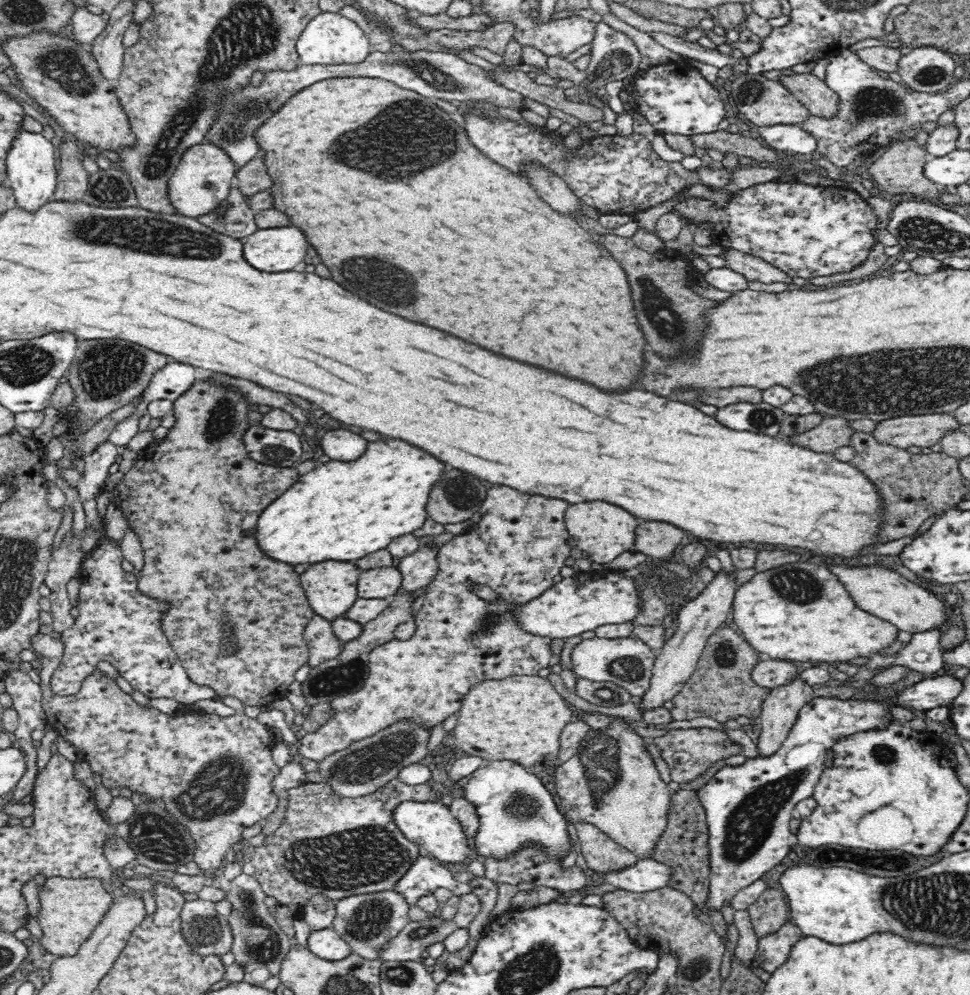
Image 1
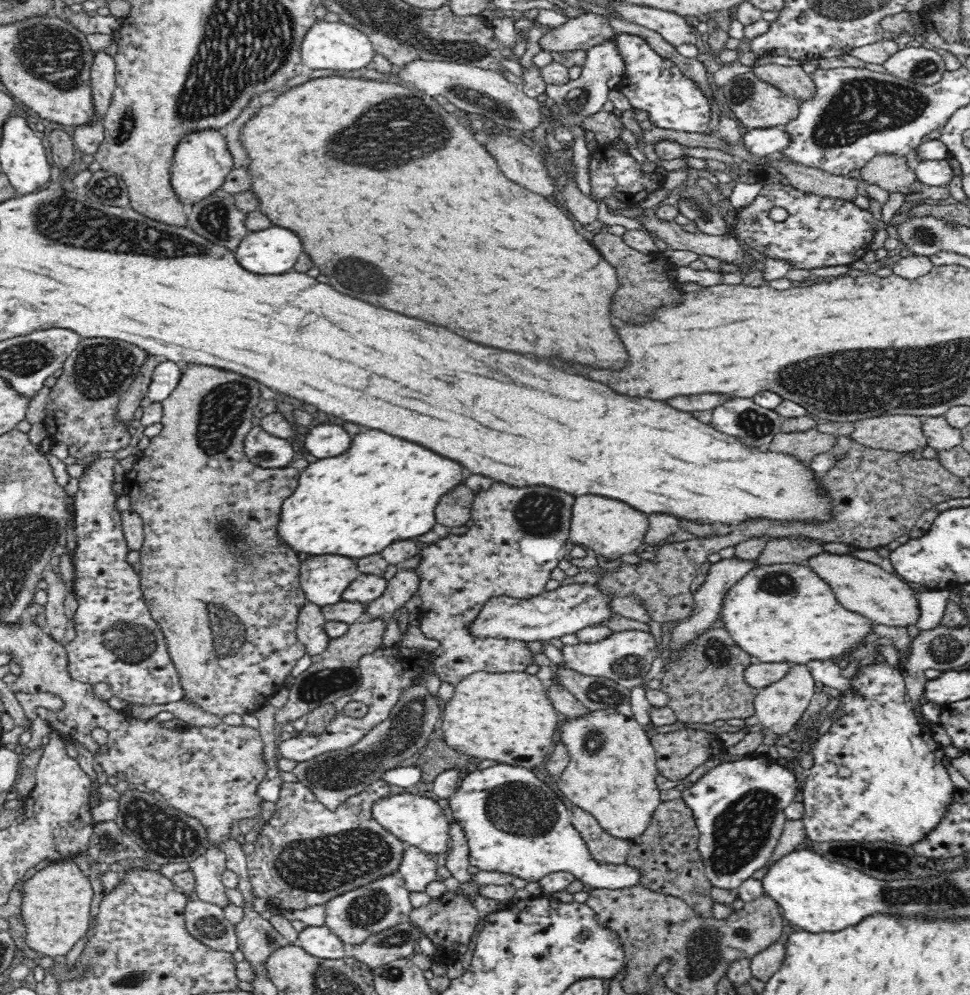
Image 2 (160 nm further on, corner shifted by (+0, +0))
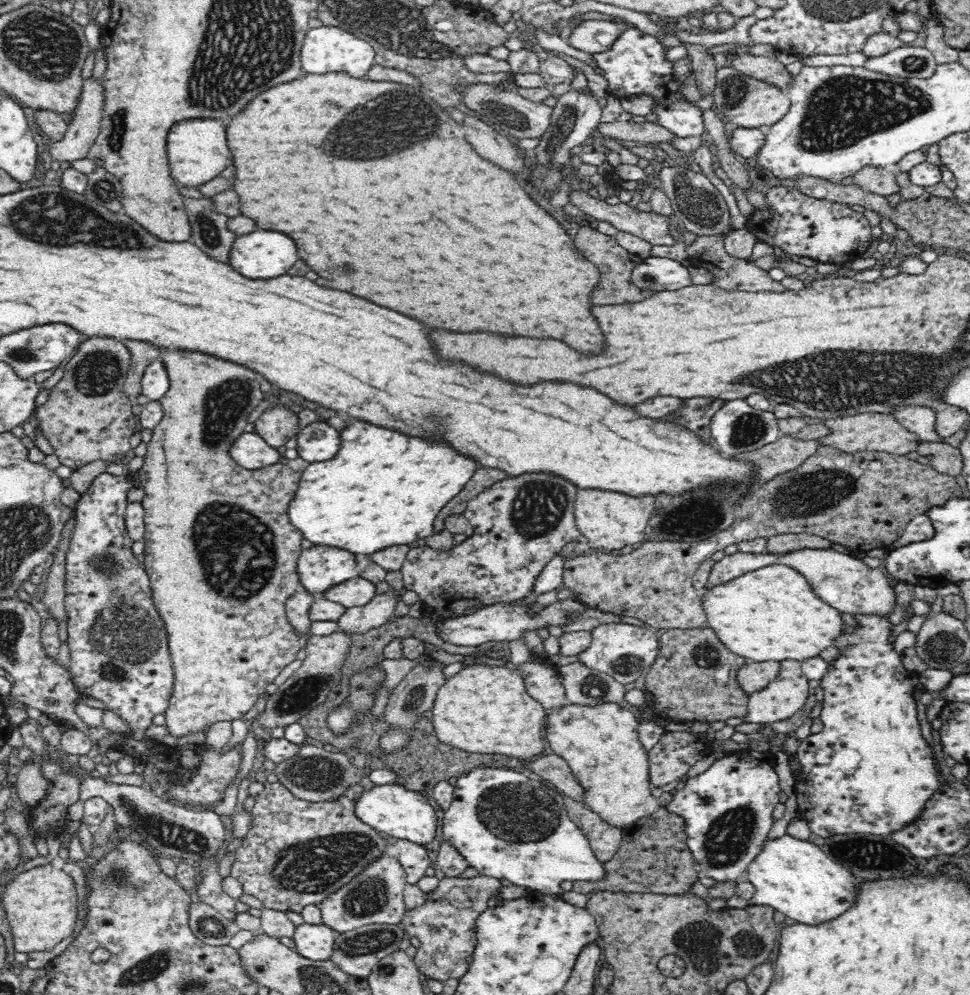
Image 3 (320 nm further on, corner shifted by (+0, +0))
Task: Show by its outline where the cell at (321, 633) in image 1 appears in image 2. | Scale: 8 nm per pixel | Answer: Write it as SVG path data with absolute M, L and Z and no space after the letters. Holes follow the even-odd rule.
M306 600L300 606L296 618L296 634L310 656L320 654L327 648L330 639L324 631L325 621L320 607L313 602Z

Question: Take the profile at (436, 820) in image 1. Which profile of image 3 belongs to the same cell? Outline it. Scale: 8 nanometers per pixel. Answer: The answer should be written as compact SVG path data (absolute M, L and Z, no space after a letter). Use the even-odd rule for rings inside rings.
M400 783L375 784L358 796L354 802L354 815L363 823L376 829L379 833L389 835L394 840L404 839L418 845L426 845L432 841L438 820L431 801L422 793L408 790Z

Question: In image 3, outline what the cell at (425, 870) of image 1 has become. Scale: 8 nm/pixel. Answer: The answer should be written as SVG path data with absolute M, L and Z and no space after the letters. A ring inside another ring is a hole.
M397 839L394 844L400 849L398 861L406 872L407 883L416 884L418 880L426 876L426 869L433 866L428 858L428 850L424 845L404 839Z

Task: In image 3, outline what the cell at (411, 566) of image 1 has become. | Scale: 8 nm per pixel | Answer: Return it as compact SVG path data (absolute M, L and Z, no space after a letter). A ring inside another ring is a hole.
M392 592L374 595L370 602L362 606L346 608L344 614L335 621L335 628L340 633L353 637L370 629L378 629L390 617L394 616L396 597Z

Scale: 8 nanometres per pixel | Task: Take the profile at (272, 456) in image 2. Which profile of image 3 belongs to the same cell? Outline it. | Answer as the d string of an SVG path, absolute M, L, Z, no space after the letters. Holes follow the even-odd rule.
M250 432L238 436L228 453L236 464L248 470L276 466L281 460L277 448L272 448L258 434Z

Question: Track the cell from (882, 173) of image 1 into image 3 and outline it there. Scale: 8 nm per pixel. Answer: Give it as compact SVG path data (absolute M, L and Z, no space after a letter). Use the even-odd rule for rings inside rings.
M866 166L851 177L852 184L875 195L886 197L900 190L896 183L896 174L891 167L873 168L872 166Z

